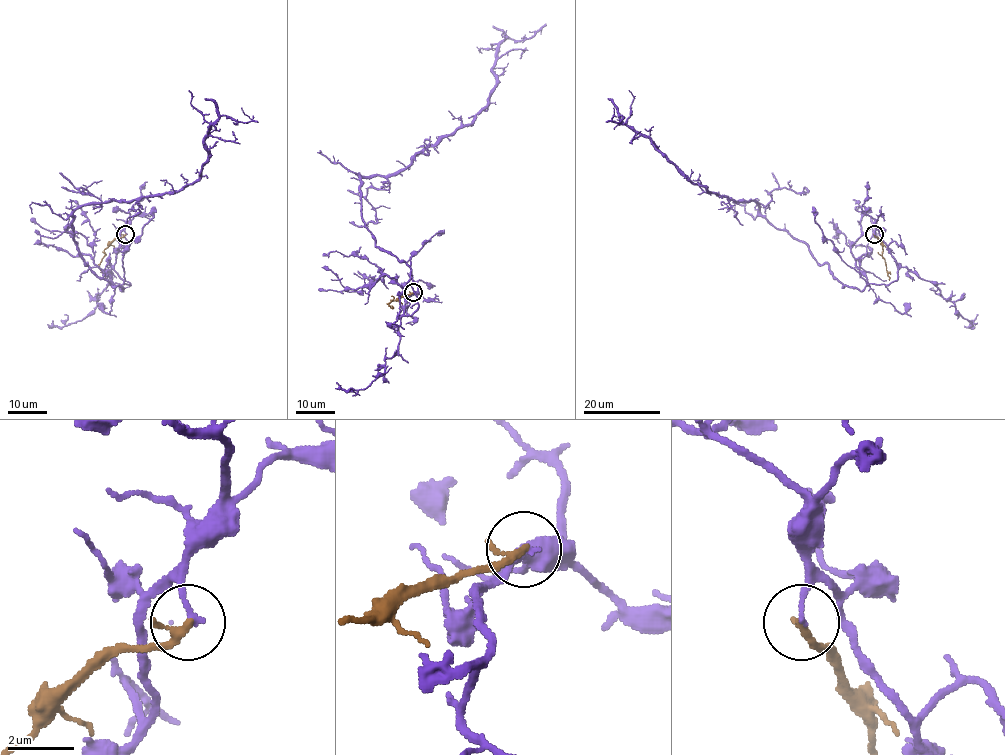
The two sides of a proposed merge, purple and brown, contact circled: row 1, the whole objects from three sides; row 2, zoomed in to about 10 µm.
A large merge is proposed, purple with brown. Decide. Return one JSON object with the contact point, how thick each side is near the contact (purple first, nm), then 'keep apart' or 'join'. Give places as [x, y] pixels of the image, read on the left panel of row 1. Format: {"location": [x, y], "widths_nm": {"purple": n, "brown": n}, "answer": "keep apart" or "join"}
{"location": [125, 234], "widths_nm": {"purple": 150, "brown": 170}, "answer": "keep apart"}

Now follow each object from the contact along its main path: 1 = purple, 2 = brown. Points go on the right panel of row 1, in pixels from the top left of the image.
1: (874, 234), (897, 279), (844, 286), (757, 203), (694, 185), (622, 116), (613, 122), (613, 107)
2: (874, 234), (883, 250), (889, 280)

